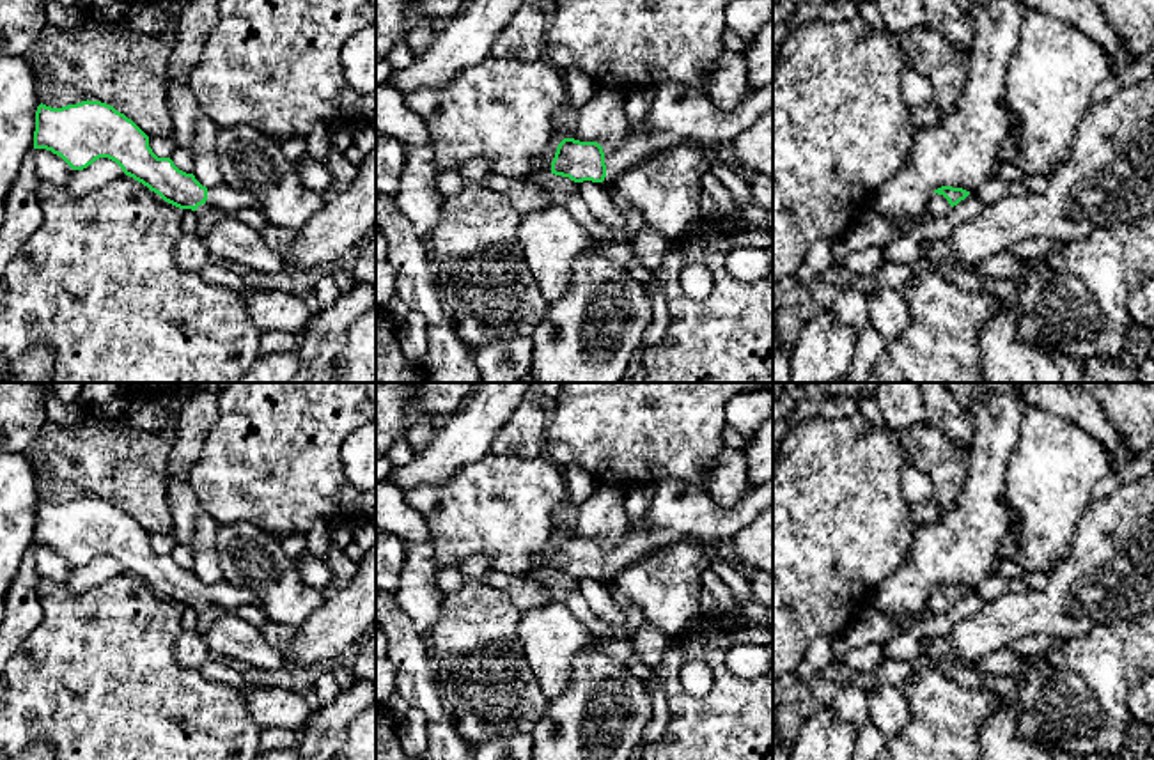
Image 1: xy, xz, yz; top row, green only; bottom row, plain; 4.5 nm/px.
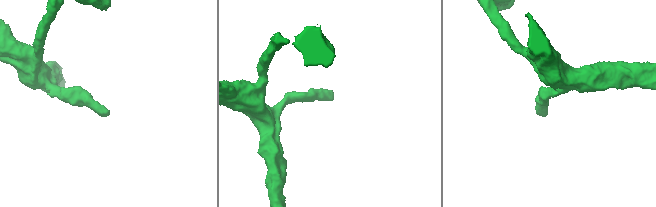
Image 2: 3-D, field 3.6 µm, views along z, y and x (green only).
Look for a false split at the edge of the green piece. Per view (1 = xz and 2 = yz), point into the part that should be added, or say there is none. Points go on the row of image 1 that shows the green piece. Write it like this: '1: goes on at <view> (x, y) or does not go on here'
1: goes on at xz (679, 114)
2: goes on at yz (936, 206)

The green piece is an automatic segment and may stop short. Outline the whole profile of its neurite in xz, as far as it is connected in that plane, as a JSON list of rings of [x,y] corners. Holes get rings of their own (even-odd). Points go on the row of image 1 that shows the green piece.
[[[668,81],[656,90],[643,122],[628,129],[617,147],[564,138],[551,161],[551,174],[574,182],[603,182],[617,177],[647,158],[686,142],[730,142],[757,117],[773,108],[773,83],[752,90],[734,110],[723,112],[702,92]]]

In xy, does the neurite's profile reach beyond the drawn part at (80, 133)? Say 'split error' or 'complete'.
split error

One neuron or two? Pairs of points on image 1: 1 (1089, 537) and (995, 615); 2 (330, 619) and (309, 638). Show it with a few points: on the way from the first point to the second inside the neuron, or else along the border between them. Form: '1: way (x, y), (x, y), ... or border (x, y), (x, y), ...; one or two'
1: way (1083, 566), (1037, 612), (1023, 613); one
2: way (325, 624), (314, 635); one

